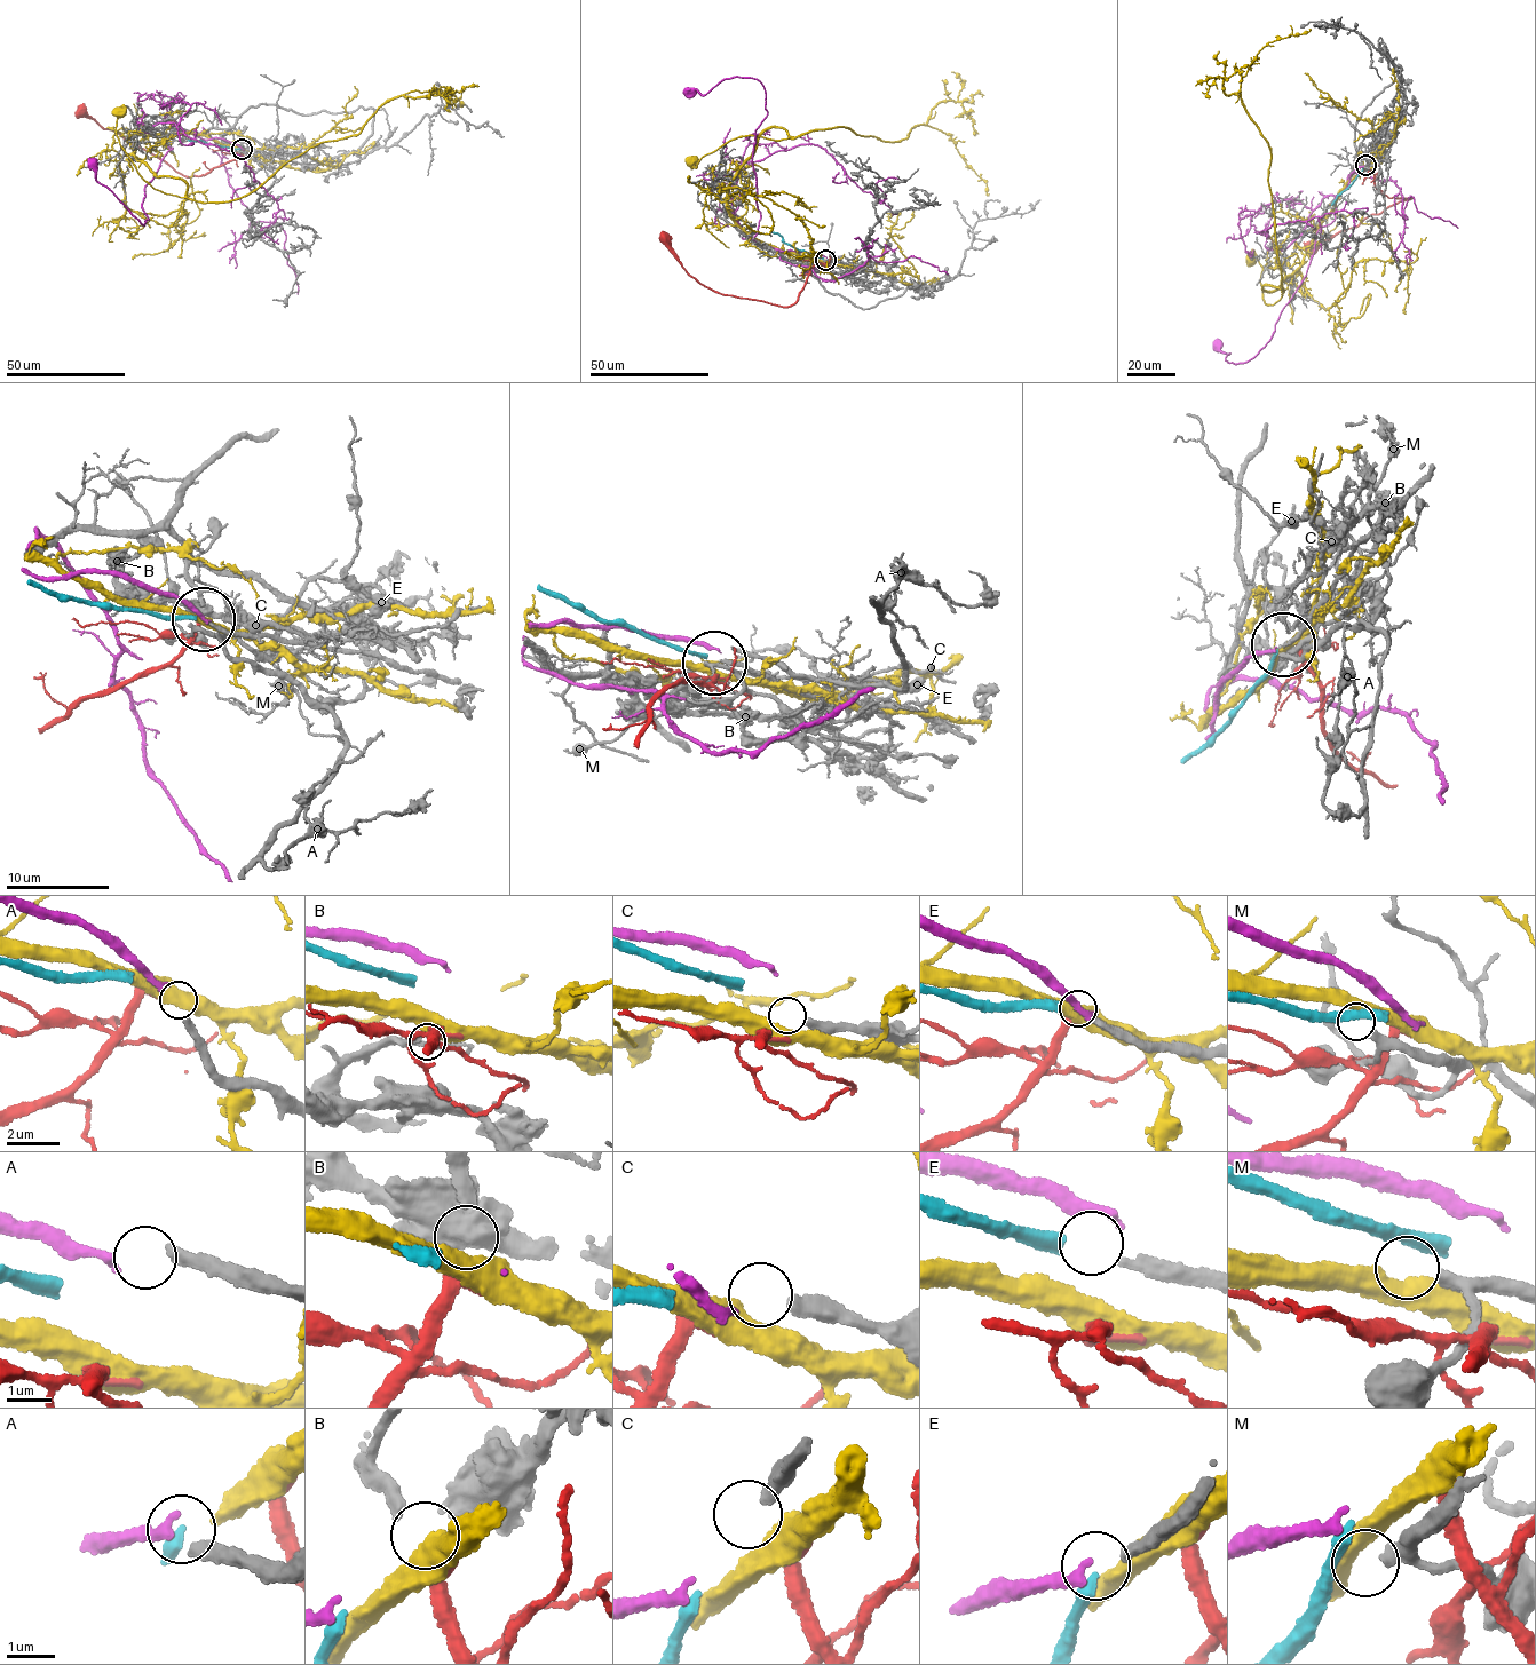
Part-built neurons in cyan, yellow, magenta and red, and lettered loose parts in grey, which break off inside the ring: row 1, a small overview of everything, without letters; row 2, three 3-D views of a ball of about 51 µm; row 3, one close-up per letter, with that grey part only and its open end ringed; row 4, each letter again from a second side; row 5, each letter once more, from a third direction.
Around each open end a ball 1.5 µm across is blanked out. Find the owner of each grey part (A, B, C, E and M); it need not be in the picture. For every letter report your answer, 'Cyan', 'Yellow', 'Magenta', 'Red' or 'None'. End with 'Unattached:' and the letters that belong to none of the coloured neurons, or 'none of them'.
A: Magenta
B: Red
C: None
E: Cyan
M: None
Unattached: C, M

